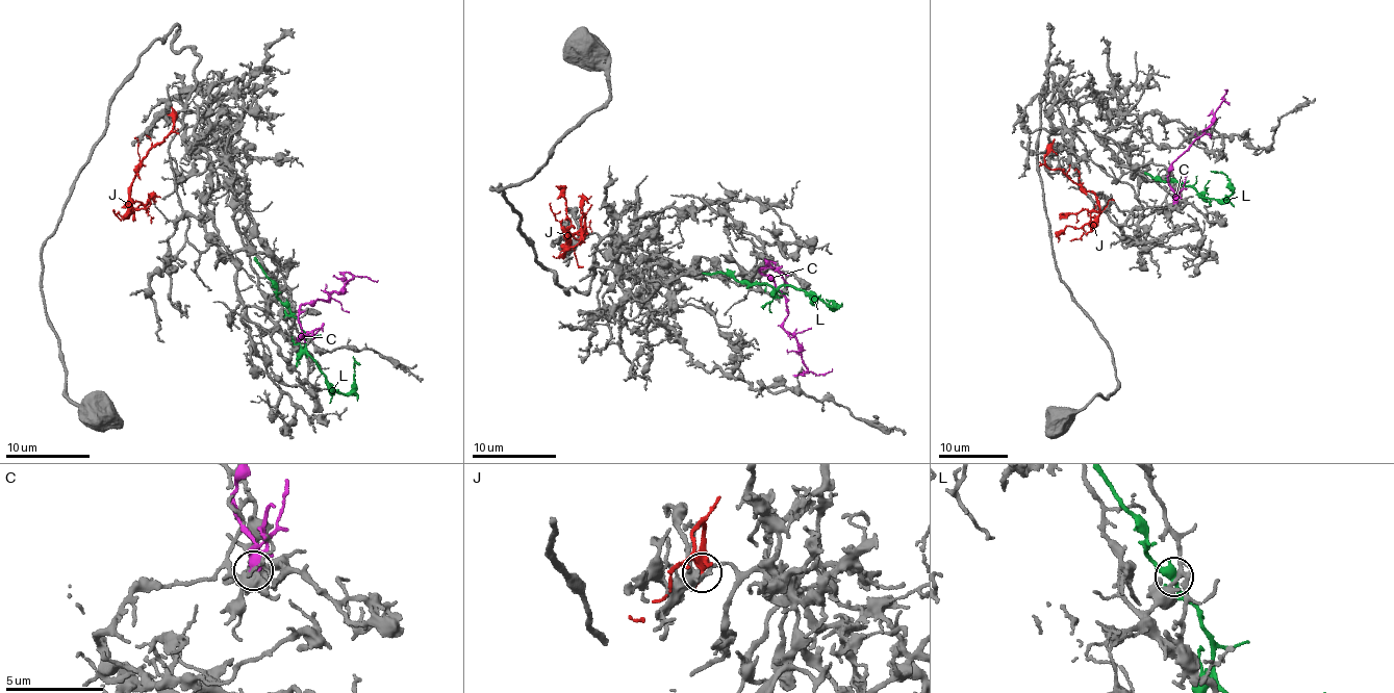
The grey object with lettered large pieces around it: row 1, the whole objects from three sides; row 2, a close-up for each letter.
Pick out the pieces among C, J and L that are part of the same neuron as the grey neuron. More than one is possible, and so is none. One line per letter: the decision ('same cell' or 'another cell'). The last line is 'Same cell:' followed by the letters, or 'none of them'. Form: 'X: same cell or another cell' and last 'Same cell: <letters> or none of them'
C: another cell
J: another cell
L: same cell
Same cell: L

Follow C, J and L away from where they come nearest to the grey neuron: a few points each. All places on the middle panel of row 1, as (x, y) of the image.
C: (765, 259), (765, 270), (760, 268), (772, 278), (788, 306), (783, 325), (802, 360), (810, 373), (831, 369)
J: (583, 236), (586, 215), (581, 216), (581, 230), (567, 239), (562, 256), (569, 225), (566, 203), (555, 186)
L: (749, 282), (774, 287), (783, 285), (812, 293), (834, 305), (831, 310), (830, 300), (825, 299)

